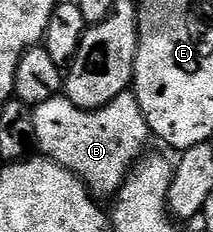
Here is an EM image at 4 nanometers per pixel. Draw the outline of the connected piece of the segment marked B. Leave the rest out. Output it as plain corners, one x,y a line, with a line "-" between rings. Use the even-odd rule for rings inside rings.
130,90
96,111
80,109
62,94
36,106
33,111
35,143
41,155
72,171
98,200
117,195
152,136
138,98

